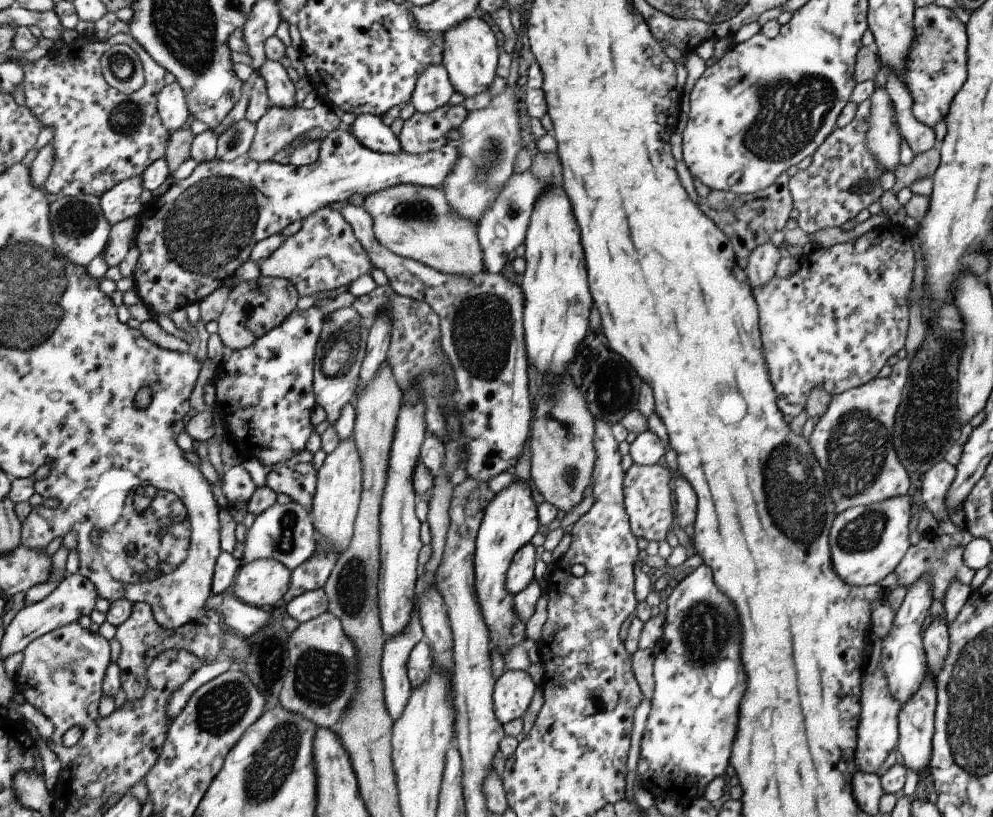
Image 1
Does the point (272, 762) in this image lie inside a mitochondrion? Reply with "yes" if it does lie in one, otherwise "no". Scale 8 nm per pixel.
yes

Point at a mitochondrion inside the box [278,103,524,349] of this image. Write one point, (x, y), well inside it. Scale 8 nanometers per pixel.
(491, 154)

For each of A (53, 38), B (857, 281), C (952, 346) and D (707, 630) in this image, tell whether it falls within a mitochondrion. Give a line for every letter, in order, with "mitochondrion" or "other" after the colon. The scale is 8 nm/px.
A: other
B: other
C: other
D: mitochondrion

